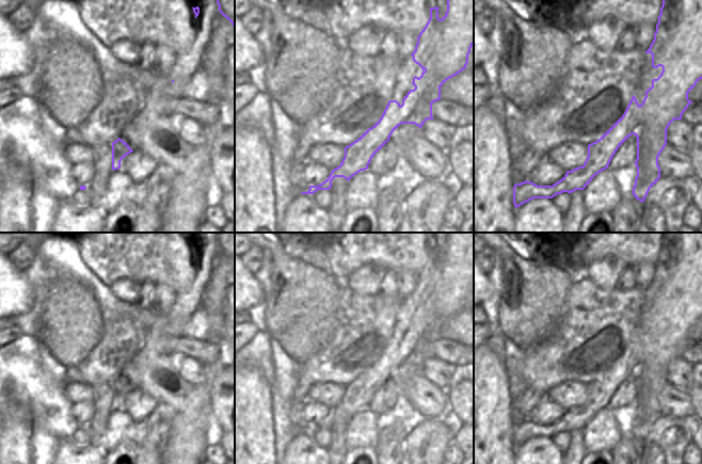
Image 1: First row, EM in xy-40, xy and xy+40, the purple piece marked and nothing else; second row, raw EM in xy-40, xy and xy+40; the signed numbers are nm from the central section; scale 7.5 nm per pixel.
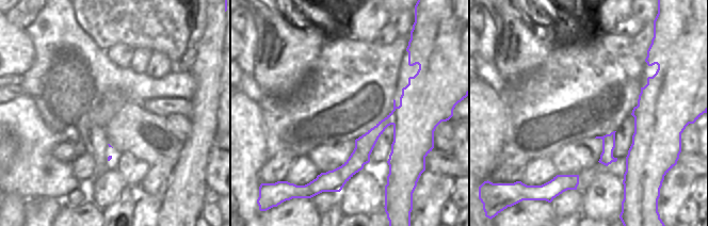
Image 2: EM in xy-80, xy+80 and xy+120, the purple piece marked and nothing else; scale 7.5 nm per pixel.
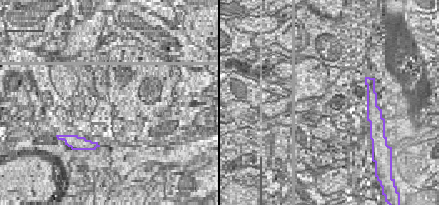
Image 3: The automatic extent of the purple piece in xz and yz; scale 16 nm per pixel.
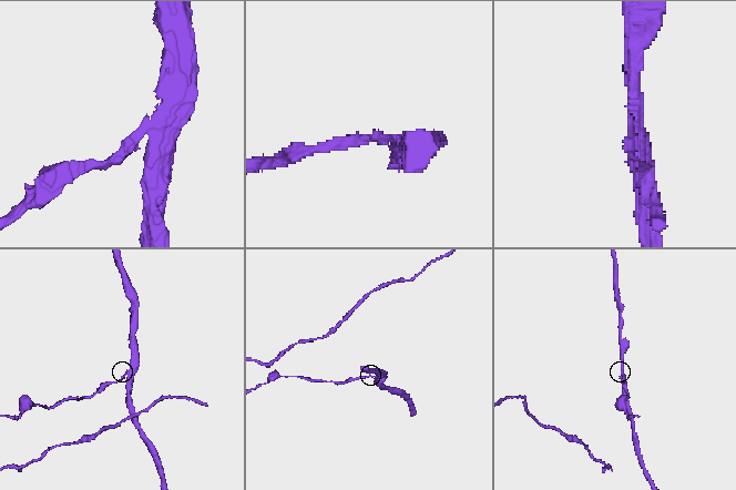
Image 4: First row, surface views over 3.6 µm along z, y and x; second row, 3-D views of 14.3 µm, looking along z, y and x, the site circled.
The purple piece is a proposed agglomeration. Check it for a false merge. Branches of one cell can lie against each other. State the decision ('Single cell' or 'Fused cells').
Fused cells

